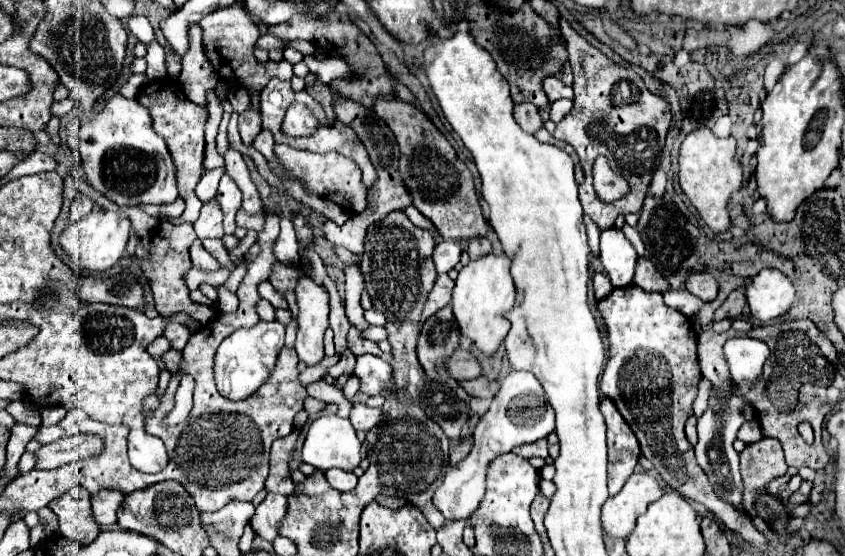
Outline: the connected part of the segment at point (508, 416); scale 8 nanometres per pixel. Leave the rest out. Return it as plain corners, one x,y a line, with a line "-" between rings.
510,371
500,383
500,389
492,399
490,409
482,415
482,419
474,429
474,449
470,451
468,457
464,457
458,465
454,465
446,473
444,483
436,489
432,497
434,507
448,521
468,519
484,497
486,469
492,463
492,459
498,455
510,453
518,445
544,439
552,431
554,431
554,409
550,407
548,397
542,385
538,383
538,379
528,371

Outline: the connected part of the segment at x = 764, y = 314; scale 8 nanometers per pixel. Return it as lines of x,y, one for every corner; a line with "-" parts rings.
762,269
746,287
746,301
752,317
758,321
778,319
788,313
794,303
794,283
776,269

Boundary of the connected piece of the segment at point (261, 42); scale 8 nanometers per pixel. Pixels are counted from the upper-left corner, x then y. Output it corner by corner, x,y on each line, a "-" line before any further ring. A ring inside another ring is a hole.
262,35
256,43
256,47
265,49
267,51
276,49
276,51
284,51
284,43
272,35

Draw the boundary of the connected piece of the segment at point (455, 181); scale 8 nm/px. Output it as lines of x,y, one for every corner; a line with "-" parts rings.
380,99
374,111
396,135
396,141
402,151
400,173
404,175
404,183
414,197
414,207
436,225
438,233
444,239
464,243
474,237
486,237
488,229
482,217
472,173
458,159
456,151
452,149
448,139
436,129
436,125
414,105
402,103
398,99
392,101

